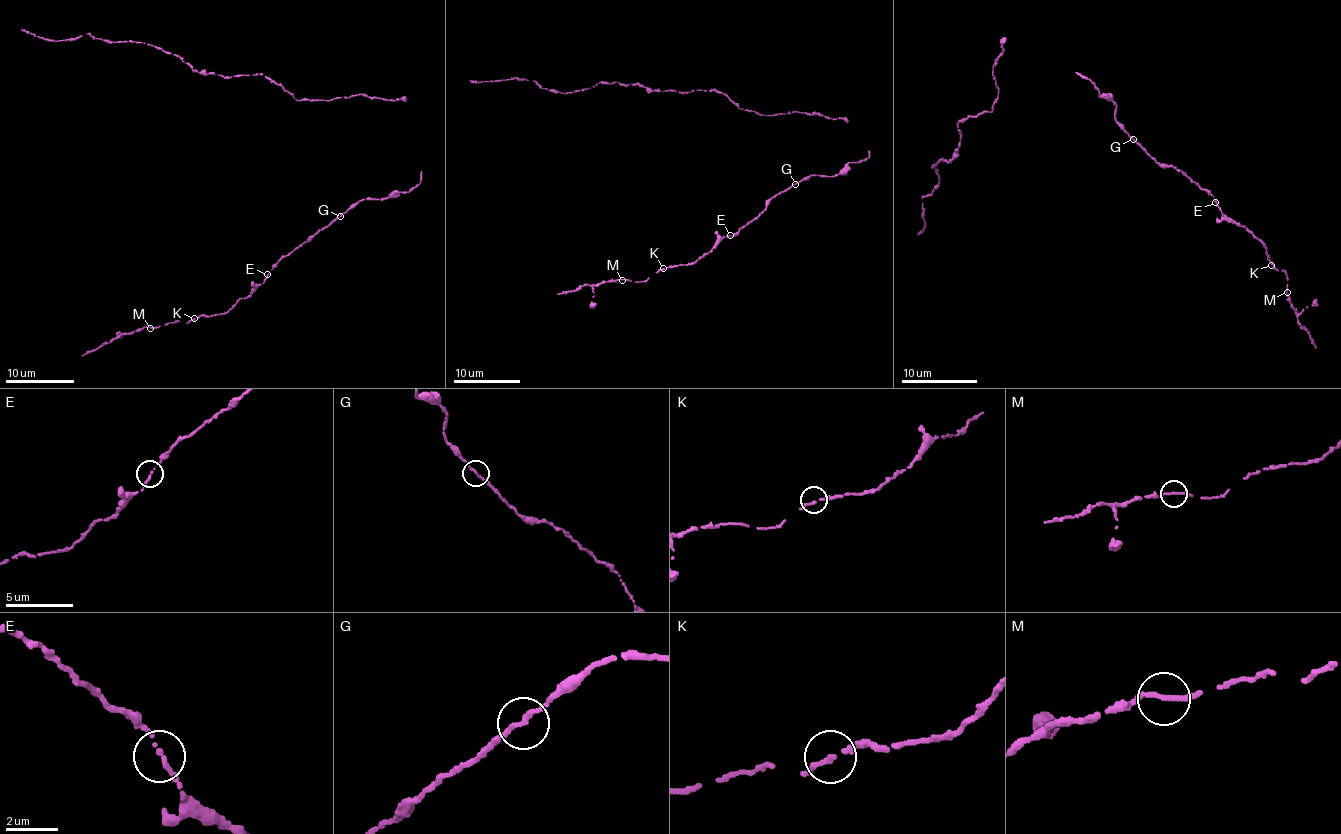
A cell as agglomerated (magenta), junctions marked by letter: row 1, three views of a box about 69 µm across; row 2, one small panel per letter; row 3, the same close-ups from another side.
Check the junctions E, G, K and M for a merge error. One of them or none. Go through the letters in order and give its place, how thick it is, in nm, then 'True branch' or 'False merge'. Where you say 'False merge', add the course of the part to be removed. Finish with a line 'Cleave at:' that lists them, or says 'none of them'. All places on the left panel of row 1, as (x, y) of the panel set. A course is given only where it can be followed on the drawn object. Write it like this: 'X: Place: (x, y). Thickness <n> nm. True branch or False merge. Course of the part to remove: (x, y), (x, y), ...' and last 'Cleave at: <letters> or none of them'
E: Place: (267, 274). Thickness 170 nm. True branch
G: Place: (340, 216). Thickness 180 nm. True branch
K: Place: (194, 318). Thickness 190 nm. True branch
M: Place: (150, 328). Thickness 180 nm. True branch
Cleave at: none of them

